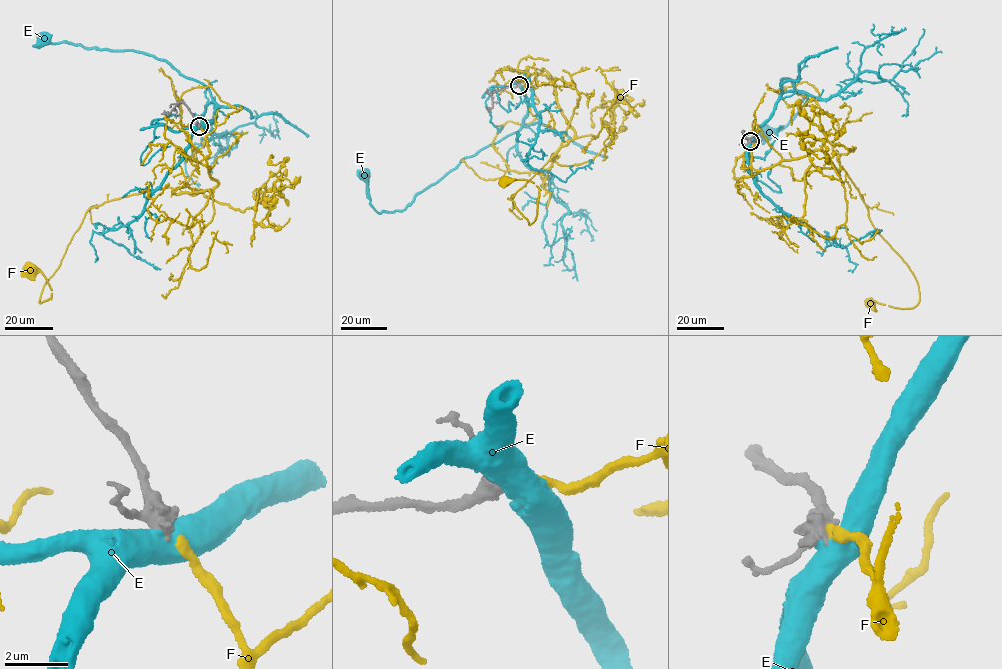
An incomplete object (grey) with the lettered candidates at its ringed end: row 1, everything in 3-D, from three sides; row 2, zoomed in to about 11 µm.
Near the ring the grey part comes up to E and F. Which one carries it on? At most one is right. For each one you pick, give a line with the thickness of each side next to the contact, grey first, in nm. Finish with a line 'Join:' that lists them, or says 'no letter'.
F: Thickness 550 nm (grey) against 240 nm
Join: F

